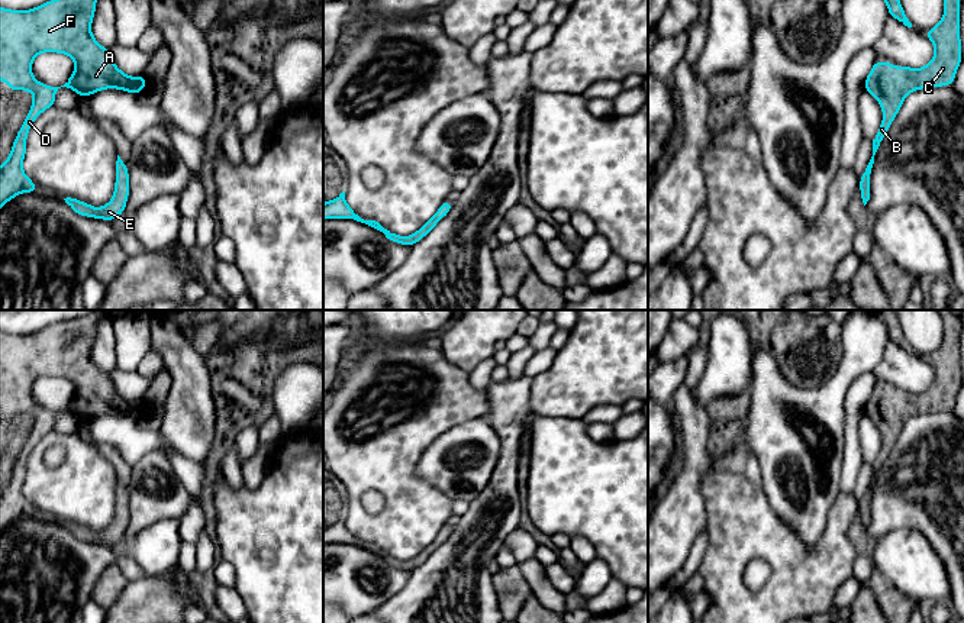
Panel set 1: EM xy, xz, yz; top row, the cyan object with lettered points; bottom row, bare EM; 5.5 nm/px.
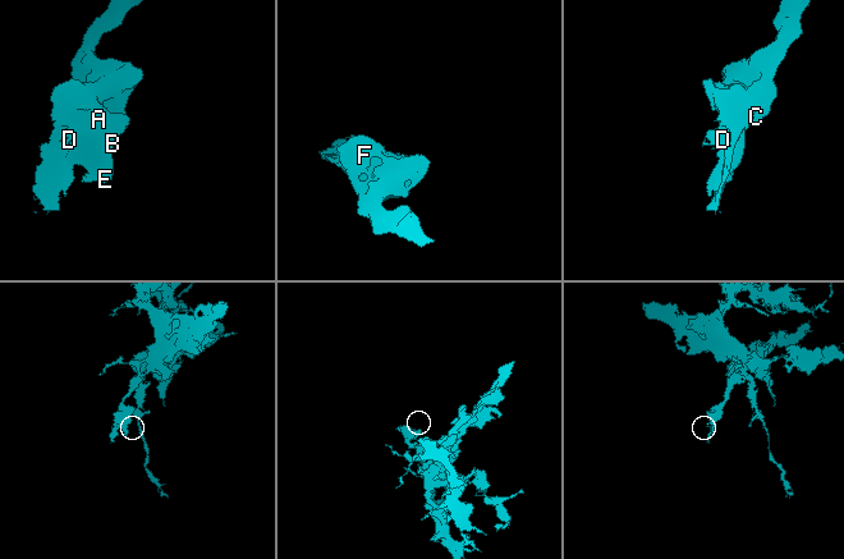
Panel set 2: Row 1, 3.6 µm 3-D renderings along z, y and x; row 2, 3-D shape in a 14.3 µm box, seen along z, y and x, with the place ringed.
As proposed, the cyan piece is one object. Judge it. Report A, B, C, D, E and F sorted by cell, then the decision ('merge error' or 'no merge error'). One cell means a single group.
A B C D E F; no merge error

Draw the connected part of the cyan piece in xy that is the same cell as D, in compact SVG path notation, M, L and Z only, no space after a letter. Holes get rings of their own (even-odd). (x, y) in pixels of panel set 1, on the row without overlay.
M90 312L83 317L57 322L35 333L12 335L0 330L0 406L6 406L9 416L26 414L33 419L33 426L12 471L12 475L0 491L0 533L22 517L36 517L36 509L26 501L23 484L26 481L26 464L36 442L55 430L55 419L61 411L74 414L80 422L88 422L106 413L117 413L132 419L141 417L149 407L144 400L129 401L115 390L109 374L101 371L91 358L99 313ZM57 377L68 380L75 393L68 406L61 411L39 407L32 398L32 387L36 380Z

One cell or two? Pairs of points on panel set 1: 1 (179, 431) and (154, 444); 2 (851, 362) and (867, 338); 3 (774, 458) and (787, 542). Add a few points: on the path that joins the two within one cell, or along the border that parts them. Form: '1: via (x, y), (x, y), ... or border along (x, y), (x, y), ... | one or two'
1: border along (160, 431), (161, 436), (171, 446), (192, 460) | two
2: via (857, 357), (863, 351), (864, 344) | one
3: border along (766, 493), (771, 510), (808, 546) | two

